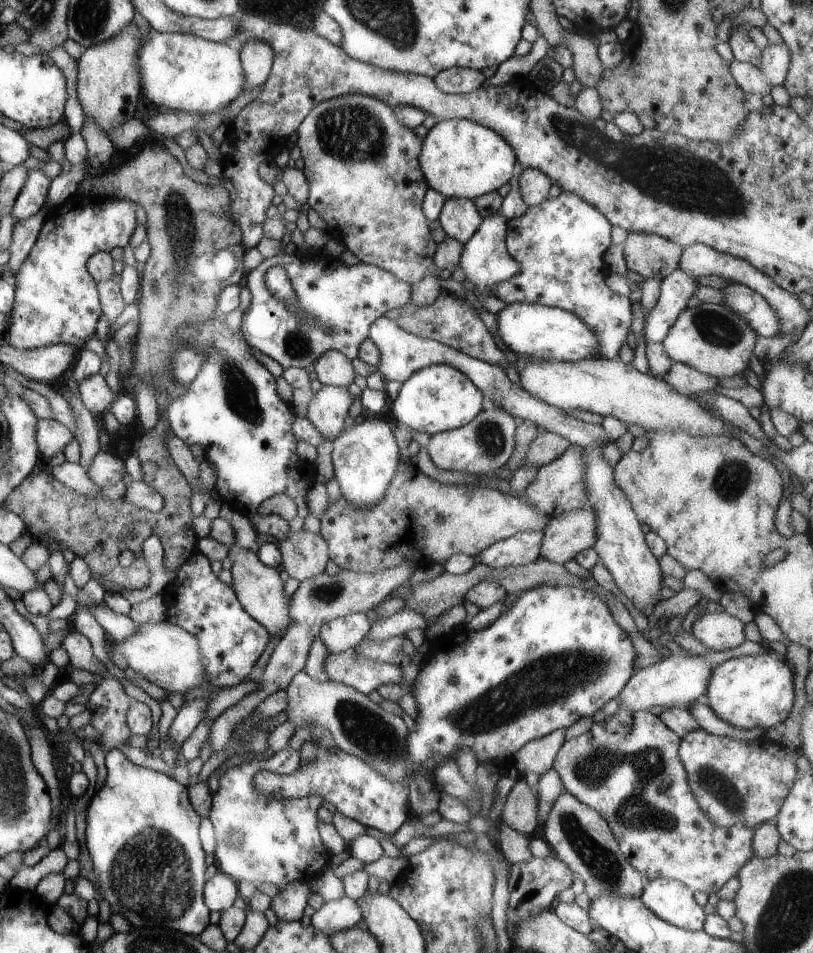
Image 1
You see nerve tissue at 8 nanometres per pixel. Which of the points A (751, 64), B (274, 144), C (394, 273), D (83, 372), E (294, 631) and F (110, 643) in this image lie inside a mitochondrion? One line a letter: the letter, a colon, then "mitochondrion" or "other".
A: other
B: other
C: other
D: other
E: other
F: other

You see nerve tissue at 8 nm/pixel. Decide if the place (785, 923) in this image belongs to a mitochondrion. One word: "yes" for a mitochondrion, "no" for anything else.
yes

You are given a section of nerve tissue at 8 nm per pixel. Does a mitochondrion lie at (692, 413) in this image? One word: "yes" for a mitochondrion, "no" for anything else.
no

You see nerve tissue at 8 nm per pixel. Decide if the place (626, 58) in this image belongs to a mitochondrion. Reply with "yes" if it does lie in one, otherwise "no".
no

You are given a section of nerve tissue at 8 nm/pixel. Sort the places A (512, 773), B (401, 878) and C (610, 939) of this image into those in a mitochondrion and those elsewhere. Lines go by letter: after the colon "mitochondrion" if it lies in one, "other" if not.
A: other
B: other
C: other

